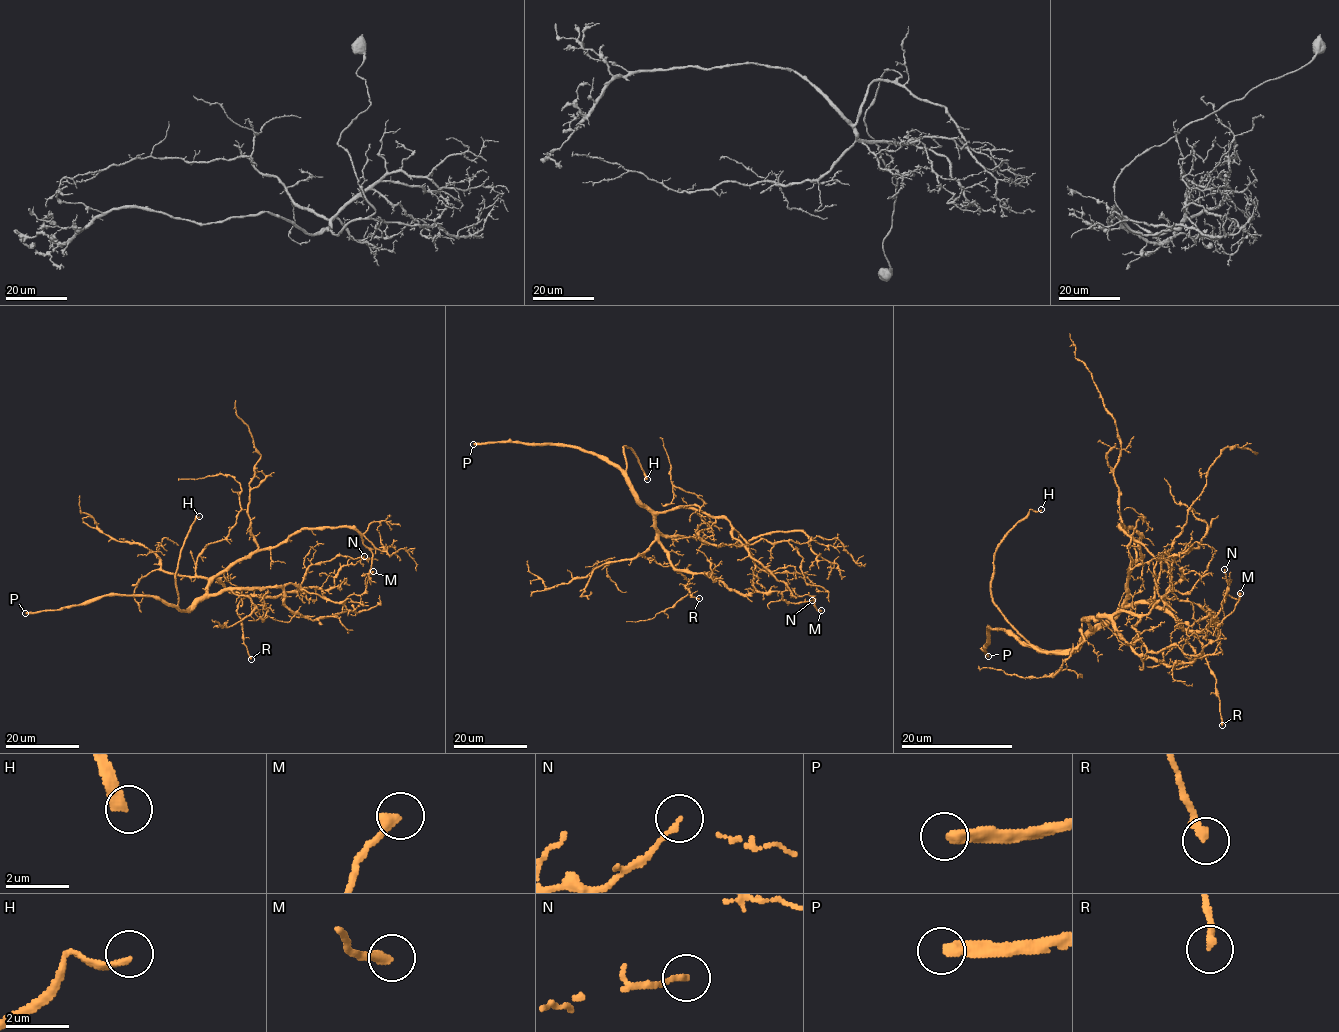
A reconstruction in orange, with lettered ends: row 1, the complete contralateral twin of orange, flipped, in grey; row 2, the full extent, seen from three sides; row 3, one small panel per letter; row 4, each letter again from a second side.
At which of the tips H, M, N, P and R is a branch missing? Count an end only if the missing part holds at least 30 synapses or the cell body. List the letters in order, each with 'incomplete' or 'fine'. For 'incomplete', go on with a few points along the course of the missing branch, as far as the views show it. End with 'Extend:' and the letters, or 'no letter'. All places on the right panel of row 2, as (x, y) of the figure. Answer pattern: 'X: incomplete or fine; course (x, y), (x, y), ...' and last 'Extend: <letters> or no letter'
H: incomplete; course (1041, 509), (1091, 497), (1137, 449), (1216, 403), (1297, 348), (1322, 323)
M: fine
N: fine
P: incomplete; course (988, 656), (983, 667), (1010, 688), (1035, 717), (1067, 729), (1155, 721), (1208, 722)
R: fine
Extend: H, P

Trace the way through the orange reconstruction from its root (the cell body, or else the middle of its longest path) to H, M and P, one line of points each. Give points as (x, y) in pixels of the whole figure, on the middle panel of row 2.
H: (658, 529), (655, 517), (639, 501), (627, 476), (625, 446), (634, 453), (647, 479)
M: (658, 529), (655, 515), (680, 507), (724, 516), (732, 535), (786, 585), (793, 597), (809, 595), (821, 610)
P: (658, 529), (655, 517), (639, 501), (630, 480), (617, 468), (595, 455), (555, 445), (473, 444)

